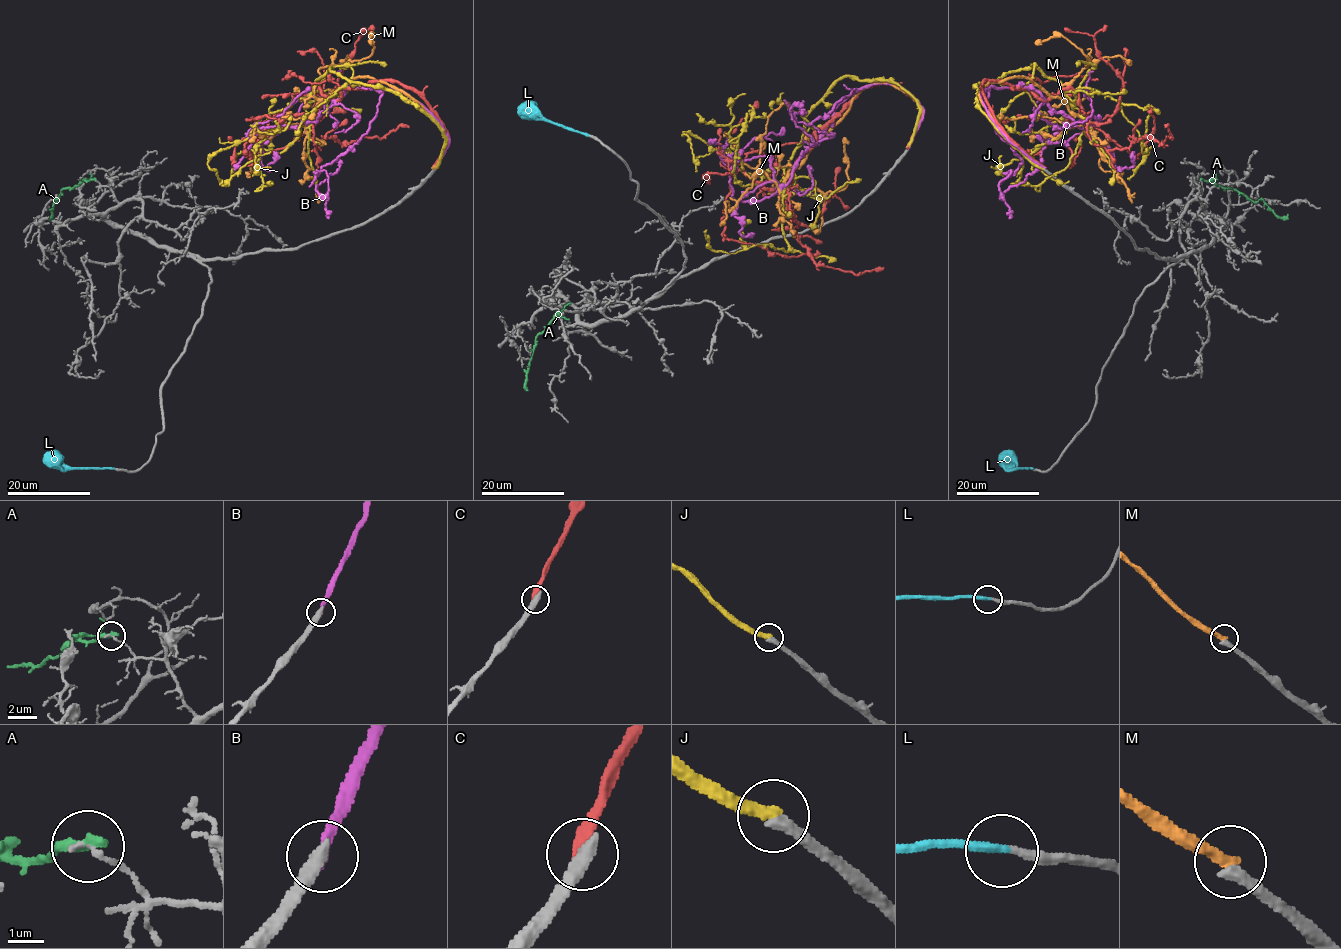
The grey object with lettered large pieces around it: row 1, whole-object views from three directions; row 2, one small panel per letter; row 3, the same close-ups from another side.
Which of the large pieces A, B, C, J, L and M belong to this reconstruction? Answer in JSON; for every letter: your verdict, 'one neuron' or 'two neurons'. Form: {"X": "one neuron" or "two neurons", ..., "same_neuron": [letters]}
{"A": "two neurons", "B": "two neurons", "C": "two neurons", "J": "one neuron", "L": "one neuron", "M": "two neurons", "same_neuron": ["J", "L"]}

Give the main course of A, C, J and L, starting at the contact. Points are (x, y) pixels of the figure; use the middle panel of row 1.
A: (568, 302), (536, 337), (526, 381), (527, 390)
C: (908, 147), (922, 109), (879, 84), (817, 131), (785, 189), (741, 169), (731, 176), (728, 239), (820, 252)
J: (909, 145), (919, 103), (897, 84), (842, 76), (806, 116), (789, 162), (788, 250), (713, 251), (706, 229)
L: (587, 135), (544, 121), (526, 104), (518, 105)

